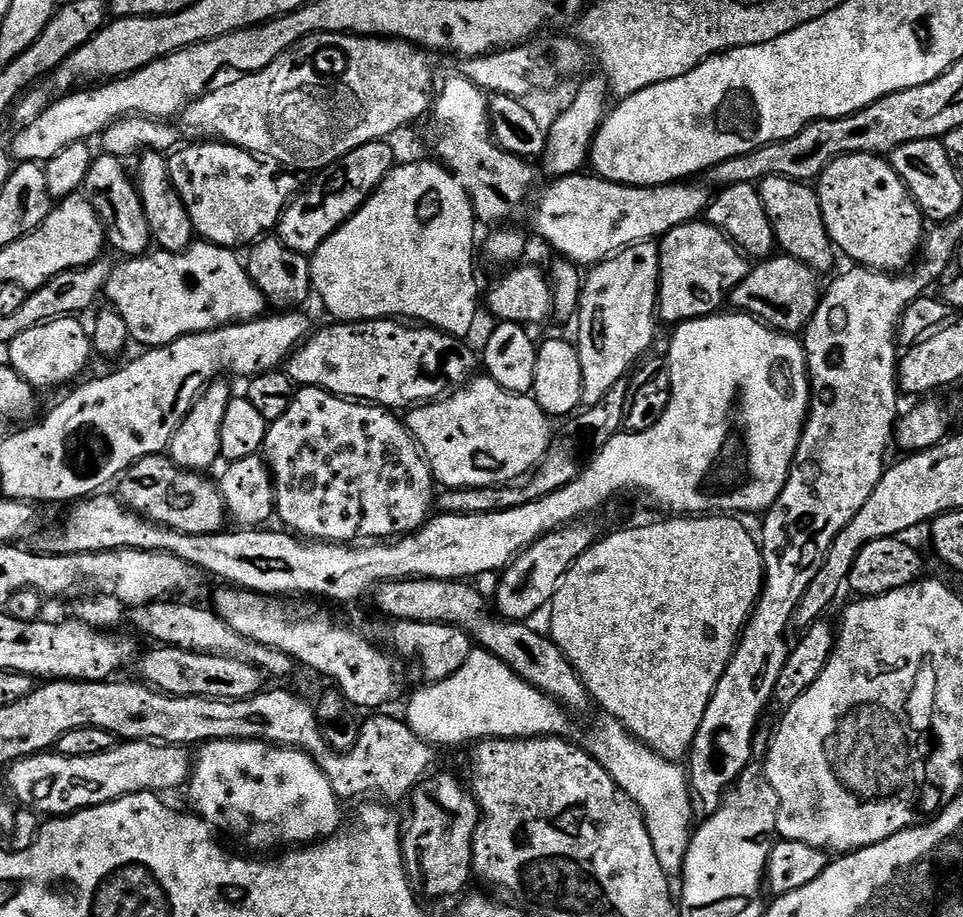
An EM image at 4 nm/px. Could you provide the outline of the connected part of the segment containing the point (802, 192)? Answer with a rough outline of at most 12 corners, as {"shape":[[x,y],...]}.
{"shape":[[758,187],[777,249],[817,274],[836,264],[815,187]]}

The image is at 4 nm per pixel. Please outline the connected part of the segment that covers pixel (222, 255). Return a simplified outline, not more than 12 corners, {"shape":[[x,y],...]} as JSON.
{"shape":[[193,242],[113,267],[107,303],[145,349],[258,320],[235,251]]}

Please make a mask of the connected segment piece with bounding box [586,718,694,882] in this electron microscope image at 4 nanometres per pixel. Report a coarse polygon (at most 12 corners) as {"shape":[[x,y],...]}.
{"shape":[[615,720],[586,751],[640,807],[658,866],[684,874],[694,831],[679,763]]}

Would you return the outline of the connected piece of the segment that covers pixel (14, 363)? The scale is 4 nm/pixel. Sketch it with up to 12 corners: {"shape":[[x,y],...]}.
{"shape":[[64,316],[18,334],[7,363],[33,388],[80,378],[89,329]]}

